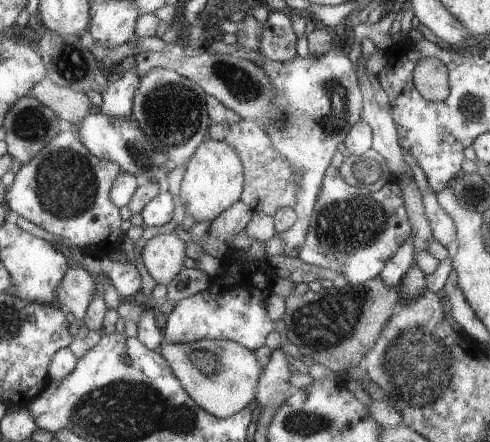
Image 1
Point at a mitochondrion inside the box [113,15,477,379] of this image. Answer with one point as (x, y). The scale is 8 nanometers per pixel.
(325, 324)

